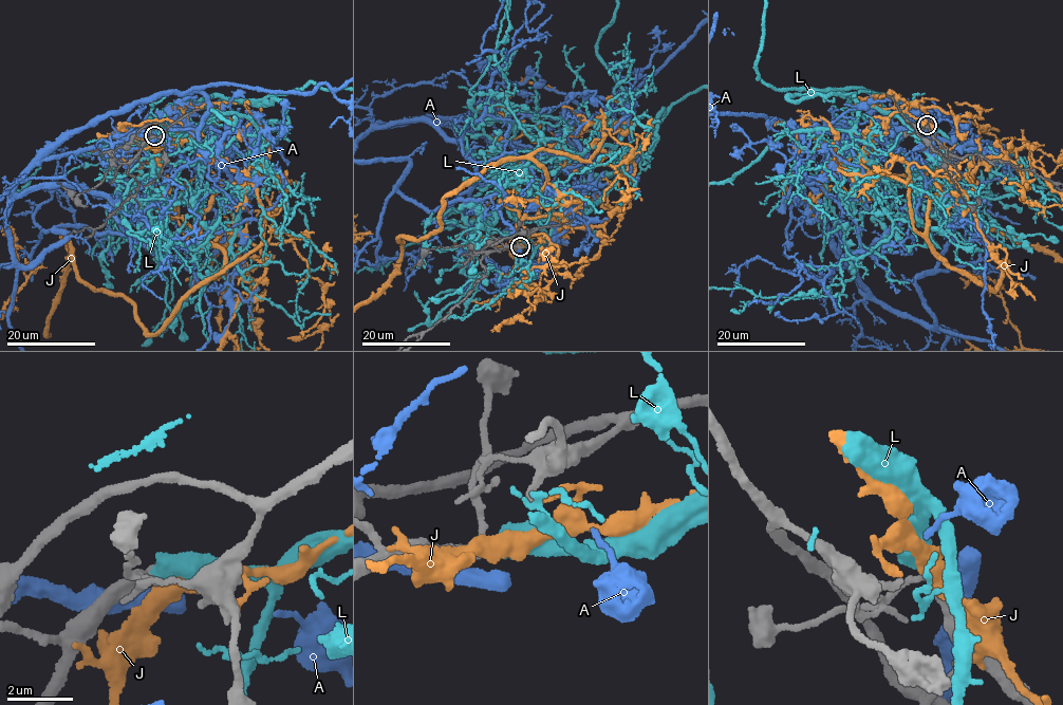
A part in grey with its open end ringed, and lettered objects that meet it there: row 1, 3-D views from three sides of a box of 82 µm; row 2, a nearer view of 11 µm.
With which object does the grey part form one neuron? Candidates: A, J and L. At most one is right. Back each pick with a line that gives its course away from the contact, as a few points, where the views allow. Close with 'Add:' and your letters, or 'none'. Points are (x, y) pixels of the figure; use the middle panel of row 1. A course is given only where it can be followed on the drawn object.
L: Its course: (520, 246), (549, 240), (617, 180), (626, 91), (596, 45)
Add: L

